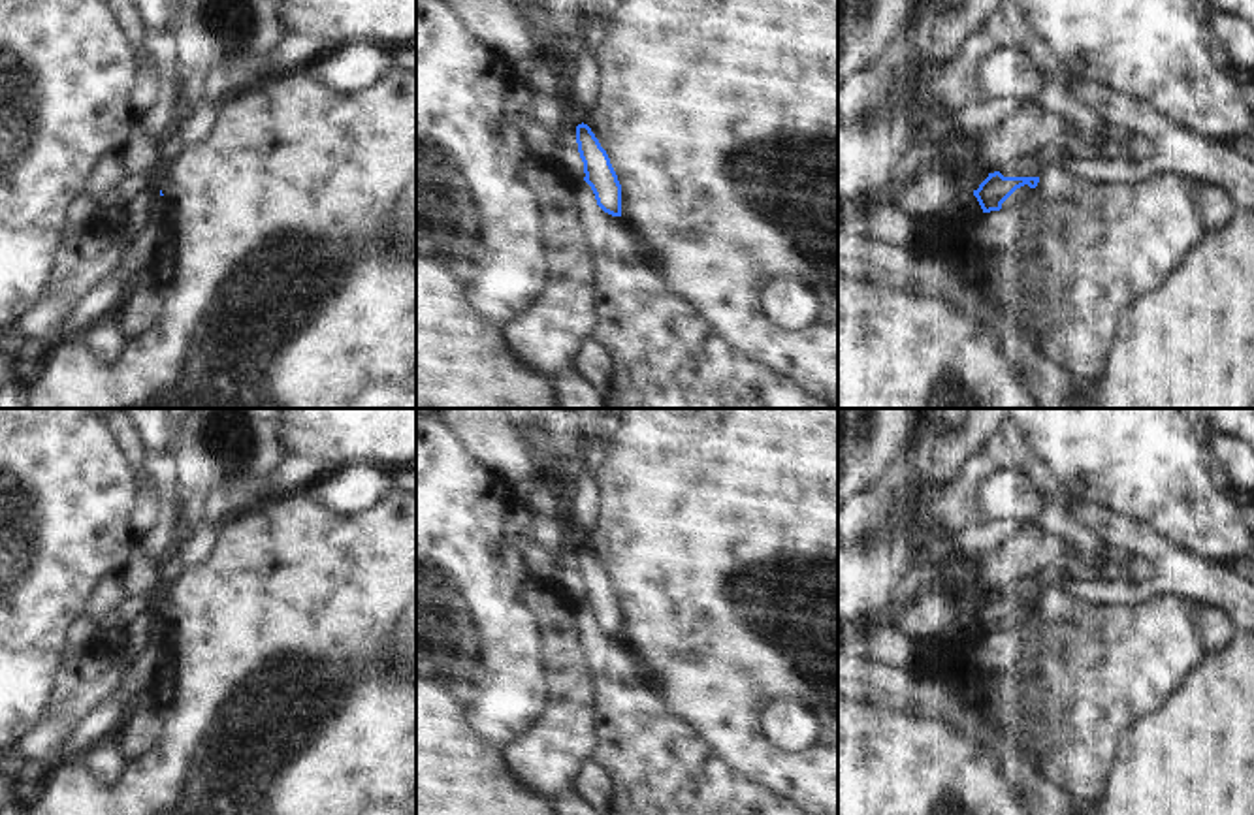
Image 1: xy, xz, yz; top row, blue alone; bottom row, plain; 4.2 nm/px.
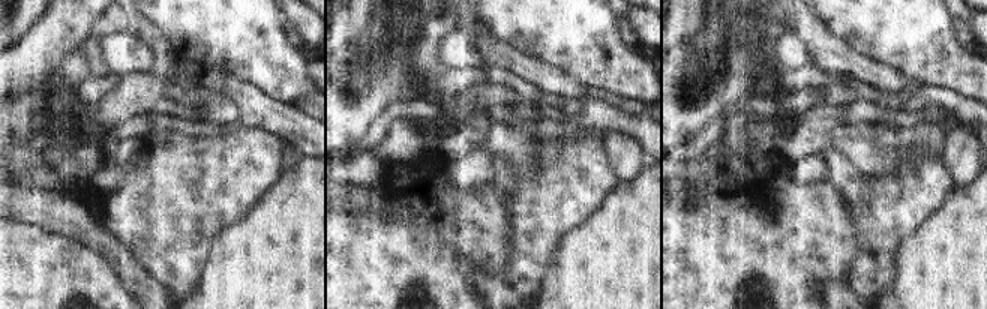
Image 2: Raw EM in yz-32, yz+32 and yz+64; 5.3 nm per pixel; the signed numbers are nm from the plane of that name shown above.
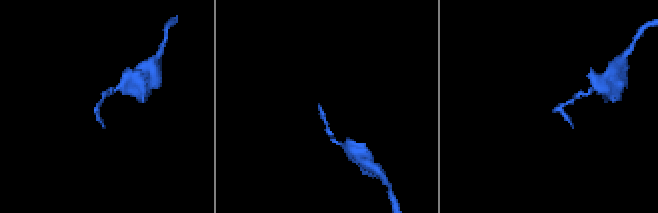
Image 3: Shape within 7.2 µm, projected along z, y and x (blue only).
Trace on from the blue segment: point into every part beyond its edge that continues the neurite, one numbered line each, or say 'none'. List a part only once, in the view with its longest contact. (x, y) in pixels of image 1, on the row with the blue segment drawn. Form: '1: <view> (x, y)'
none

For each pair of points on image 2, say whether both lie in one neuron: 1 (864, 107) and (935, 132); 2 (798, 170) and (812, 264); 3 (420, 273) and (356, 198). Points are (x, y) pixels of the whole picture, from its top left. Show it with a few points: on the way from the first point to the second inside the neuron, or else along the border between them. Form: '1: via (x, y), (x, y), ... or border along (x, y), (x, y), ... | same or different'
1: border along (878, 122), (848, 123), (843, 126) | different
2: border along (789, 168), (806, 182), (825, 174) | different
3: border along (341, 209), (350, 213), (383, 212), (401, 218) | different

